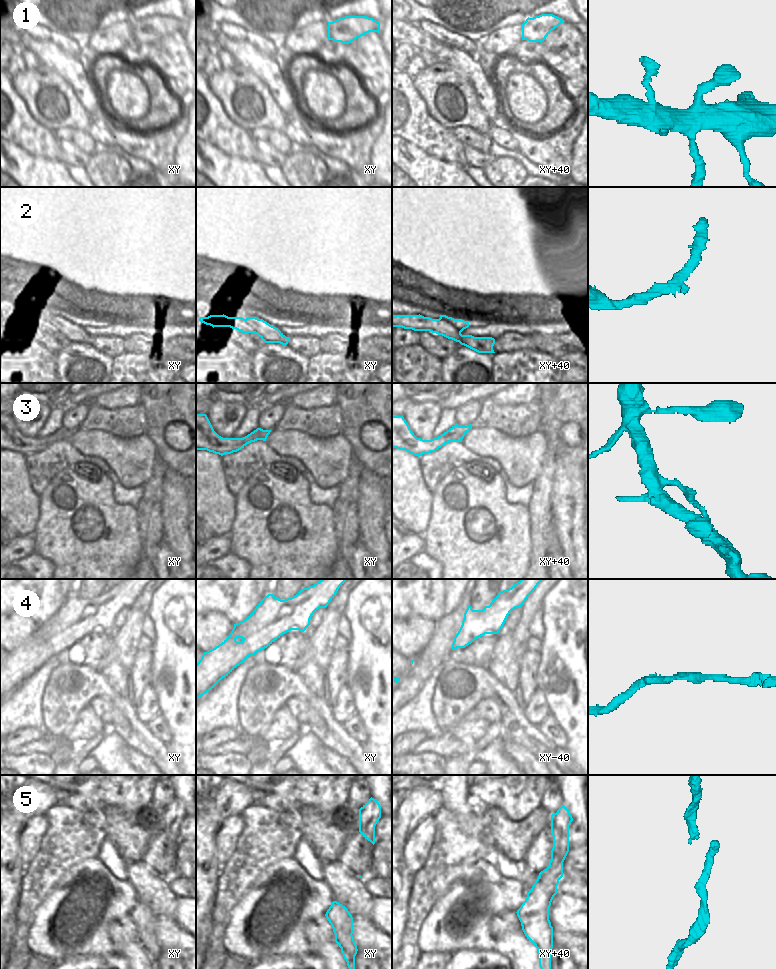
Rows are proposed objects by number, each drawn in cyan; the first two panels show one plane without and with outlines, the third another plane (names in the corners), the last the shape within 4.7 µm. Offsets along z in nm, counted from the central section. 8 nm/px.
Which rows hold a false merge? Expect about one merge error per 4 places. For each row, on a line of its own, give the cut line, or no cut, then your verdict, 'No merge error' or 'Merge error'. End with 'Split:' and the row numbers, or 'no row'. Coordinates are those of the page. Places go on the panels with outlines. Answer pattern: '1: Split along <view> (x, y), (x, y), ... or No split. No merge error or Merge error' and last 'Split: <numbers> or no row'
1: No split. No merge error
2: No split. No merge error
3: No split. No merge error
4: No split. No merge error
5: No split. No merge error
Split: no row

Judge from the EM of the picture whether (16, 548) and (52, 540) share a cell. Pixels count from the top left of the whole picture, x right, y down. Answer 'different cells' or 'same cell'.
different cells

